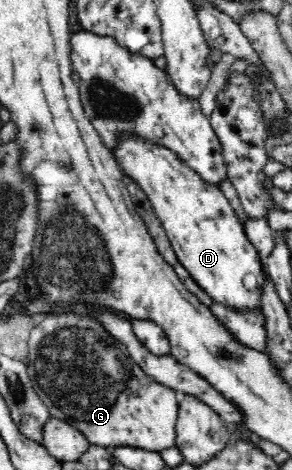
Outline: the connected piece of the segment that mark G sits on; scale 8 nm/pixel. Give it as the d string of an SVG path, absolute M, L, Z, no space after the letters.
M64 314L64 316L46 315L44 320L42 320L38 326L33 327L30 331L27 358L27 371L29 372L29 378L34 384L36 393L38 393L38 396L40 396L43 402L47 405L51 416L66 421L70 425L74 425L74 428L77 428L80 432L84 433L84 436L86 436L86 439L88 439L91 444L106 449L130 447L155 453L176 447L176 424L179 413L179 394L174 392L171 388L156 382L154 378L146 375L141 369L141 366L130 356L126 346L118 342L115 338L112 338L110 334L105 332L105 330L103 330L97 322L91 320L91 318L78 318L78 316L74 316L73 314Z

